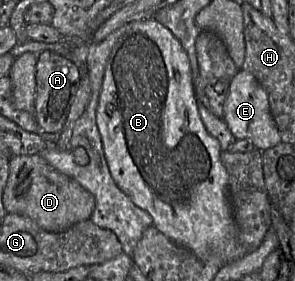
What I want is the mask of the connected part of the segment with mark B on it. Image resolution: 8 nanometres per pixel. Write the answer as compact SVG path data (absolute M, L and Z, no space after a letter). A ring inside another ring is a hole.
M154 17L125 25L125 32L114 45L106 64L96 122L115 183L151 215L154 227L202 260L220 256L227 264L241 258L237 227L228 199L229 175L221 161L220 142L207 132L200 117L185 49Z

